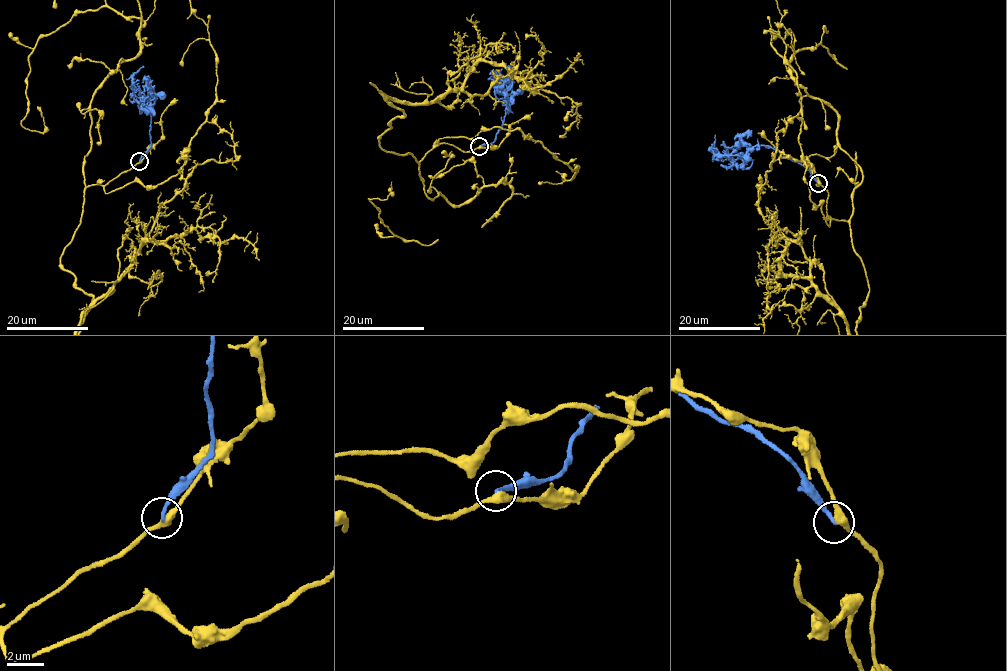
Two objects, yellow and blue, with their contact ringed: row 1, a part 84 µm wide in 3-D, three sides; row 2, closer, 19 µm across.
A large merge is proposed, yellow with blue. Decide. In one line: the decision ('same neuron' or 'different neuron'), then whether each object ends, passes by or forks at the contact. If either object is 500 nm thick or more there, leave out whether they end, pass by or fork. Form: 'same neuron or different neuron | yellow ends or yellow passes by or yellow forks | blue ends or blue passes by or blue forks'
different neuron | yellow passes by | blue ends

